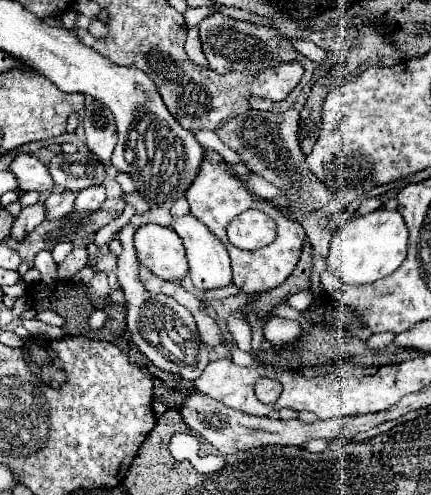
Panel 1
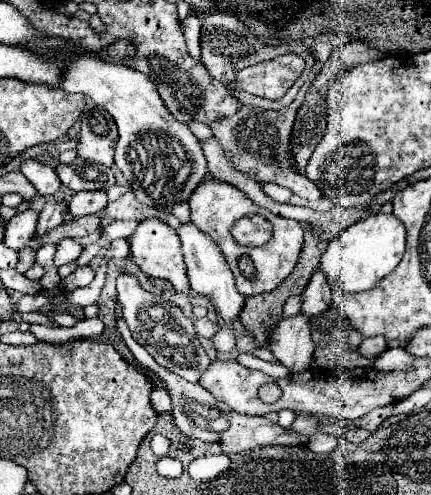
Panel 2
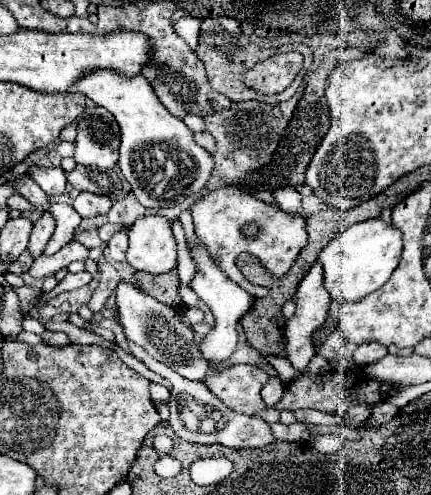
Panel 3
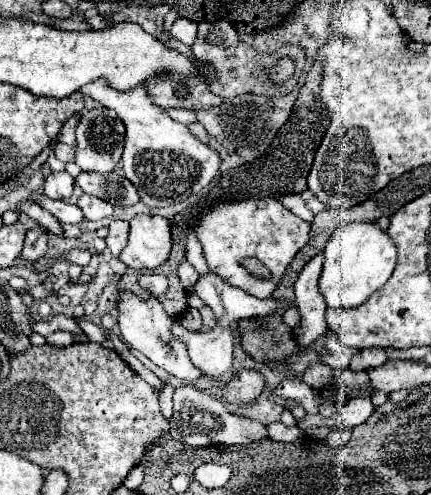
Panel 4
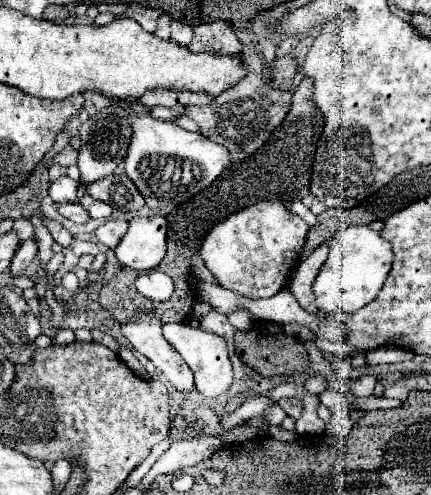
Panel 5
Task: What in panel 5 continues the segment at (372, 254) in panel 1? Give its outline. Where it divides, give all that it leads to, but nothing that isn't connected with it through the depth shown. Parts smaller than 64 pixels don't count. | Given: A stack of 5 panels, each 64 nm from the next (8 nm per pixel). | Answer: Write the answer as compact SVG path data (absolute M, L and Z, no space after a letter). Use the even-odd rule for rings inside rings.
M348 226L340 230L330 244L328 260L324 262L314 282L314 294L320 312L322 314L334 314L338 310L356 312L364 304L372 302L372 298L388 278L392 260L394 260L392 244L378 232L374 232L370 226Z

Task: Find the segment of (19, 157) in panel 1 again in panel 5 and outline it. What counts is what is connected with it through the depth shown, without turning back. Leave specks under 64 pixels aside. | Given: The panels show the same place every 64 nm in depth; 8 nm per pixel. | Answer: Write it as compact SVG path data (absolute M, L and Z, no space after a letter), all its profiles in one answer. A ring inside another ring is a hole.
M60 176L58 180L50 182L48 196L54 202L76 202L76 188L78 188L76 180L72 180L70 176Z

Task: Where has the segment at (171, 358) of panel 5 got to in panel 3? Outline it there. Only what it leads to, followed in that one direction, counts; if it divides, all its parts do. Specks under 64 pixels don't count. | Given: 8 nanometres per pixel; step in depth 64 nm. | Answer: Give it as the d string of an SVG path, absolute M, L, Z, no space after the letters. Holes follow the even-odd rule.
M120 282L116 288L116 302L118 302L118 316L124 324L124 334L128 340L140 344L152 358L168 364L186 380L204 380L210 364L200 356L198 344L194 340L194 330L182 322L180 310L170 308L156 298L138 290L132 282ZM178 358L178 360L170 360Z

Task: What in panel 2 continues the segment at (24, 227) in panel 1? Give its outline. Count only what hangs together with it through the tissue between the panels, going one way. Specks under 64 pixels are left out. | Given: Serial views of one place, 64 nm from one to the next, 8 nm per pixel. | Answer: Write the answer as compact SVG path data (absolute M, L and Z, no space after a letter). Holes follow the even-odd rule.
M24 210L18 212L8 224L6 224L6 234L4 234L4 244L8 248L20 250L28 240L34 236L38 224L38 212L36 210Z

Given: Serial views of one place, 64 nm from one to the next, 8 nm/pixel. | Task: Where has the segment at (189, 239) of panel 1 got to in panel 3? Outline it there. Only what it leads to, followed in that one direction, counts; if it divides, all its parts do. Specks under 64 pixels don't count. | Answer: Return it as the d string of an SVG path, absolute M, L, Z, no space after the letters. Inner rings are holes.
M192 238L186 240L188 246L188 254L196 264L196 274L190 282L190 288L204 298L204 302L210 306L214 318L216 318L216 326L212 328L210 334L206 334L204 342L200 344L200 352L202 356L210 362L210 366L220 366L236 348L236 340L238 340L238 332L236 332L236 324L240 320L240 316L244 316L244 312L248 312L248 308L252 308L252 296L248 296L248 292L244 292L240 286L232 284L232 280L226 276L226 272L212 260L208 248L204 246L204 242L200 238Z

